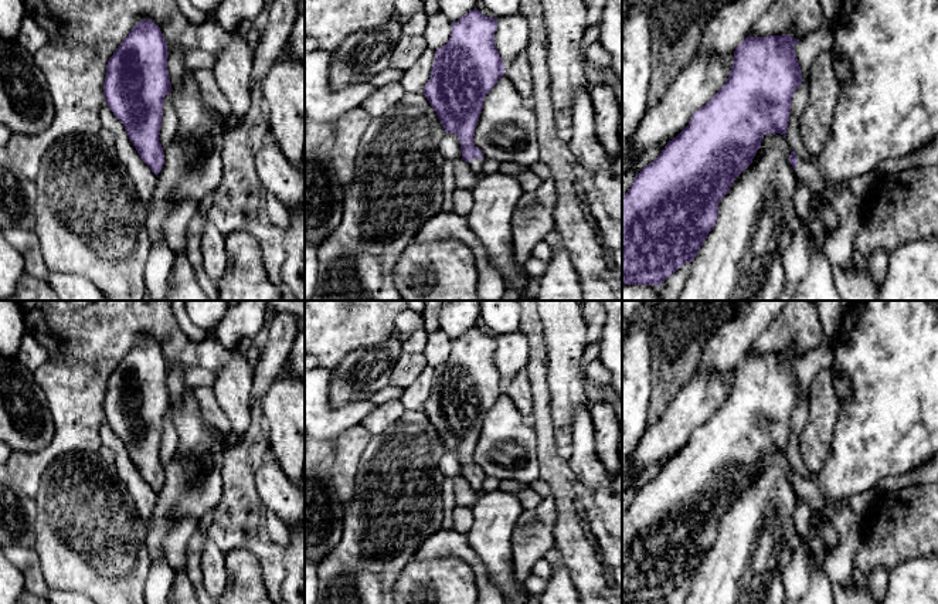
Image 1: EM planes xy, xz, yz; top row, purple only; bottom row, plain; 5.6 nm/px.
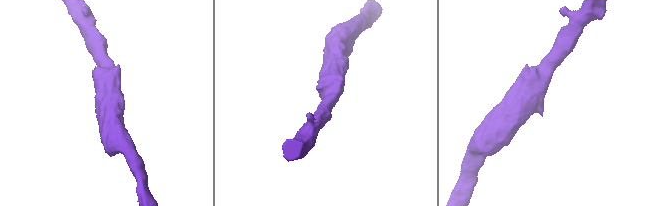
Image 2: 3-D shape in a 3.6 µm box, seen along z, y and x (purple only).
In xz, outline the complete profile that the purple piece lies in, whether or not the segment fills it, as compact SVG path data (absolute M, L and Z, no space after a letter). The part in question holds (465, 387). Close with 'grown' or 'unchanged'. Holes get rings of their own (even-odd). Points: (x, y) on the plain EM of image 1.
M476 325L452 340L448 360L435 369L431 394L424 406L424 413L436 430L446 451L455 451L460 459L462 476L480 495L486 475L473 461L473 452L483 420L489 408L504 393L504 380L495 363L497 336L480 330Z; grown

